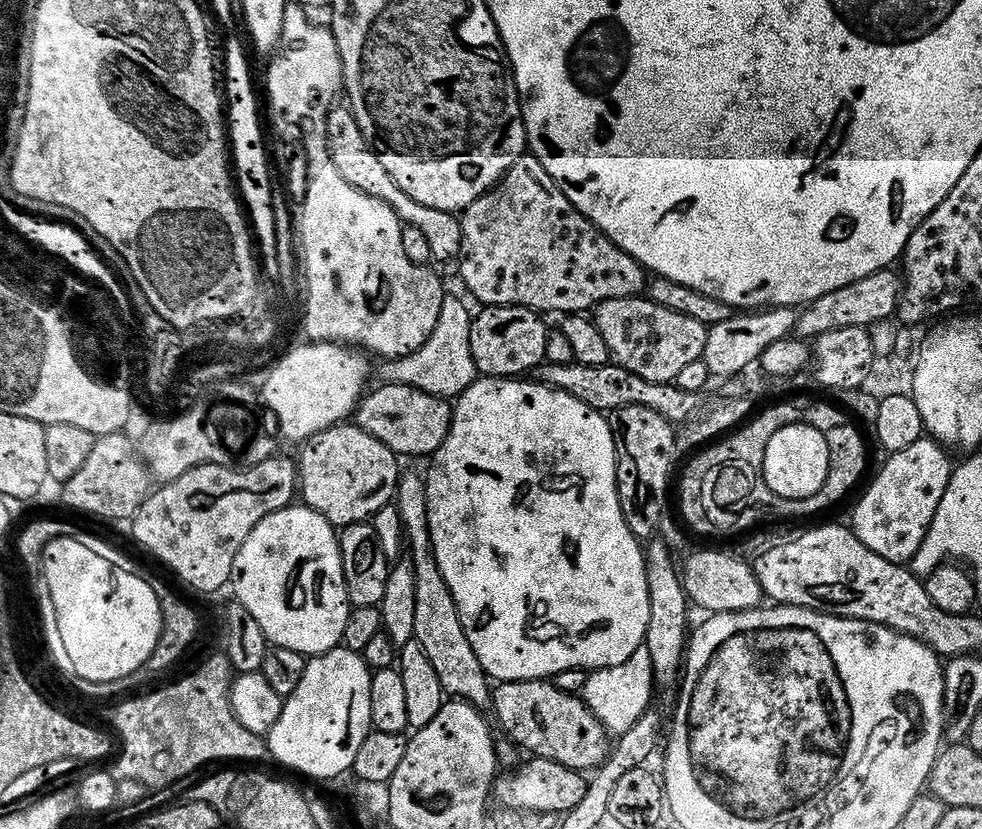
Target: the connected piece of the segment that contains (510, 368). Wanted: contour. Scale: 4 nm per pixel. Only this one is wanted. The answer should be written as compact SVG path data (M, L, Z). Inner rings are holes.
M488 306L483 311L472 321L472 352L477 373L520 378L549 359L548 328L541 313L515 306Z

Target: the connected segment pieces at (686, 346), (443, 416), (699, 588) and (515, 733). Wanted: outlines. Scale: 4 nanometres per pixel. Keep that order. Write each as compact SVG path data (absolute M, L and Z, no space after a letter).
M627 296L607 300L595 309L594 319L606 338L609 357L652 384L679 381L682 370L686 370L690 362L701 360L706 350L709 325L684 312L670 310L651 298Z
M388 382L382 387L385 388L373 387L361 399L354 416L355 423L382 441L397 457L431 457L448 437L453 405L441 396L434 396L410 385Z
M708 548L705 552L696 552L685 564L682 564L684 588L688 599L700 608L709 608L709 613L750 612L765 603L764 588L755 567L728 552L715 552Z
M509 680L495 689L496 716L521 749L541 760L556 760L568 768L599 769L608 758L610 733L587 703L563 692L548 680Z

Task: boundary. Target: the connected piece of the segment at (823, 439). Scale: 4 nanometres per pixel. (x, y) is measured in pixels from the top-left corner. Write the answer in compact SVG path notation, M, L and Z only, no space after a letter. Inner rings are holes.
M806 423L788 424L780 428L764 451L766 486L770 486L773 497L781 496L784 502L805 500L822 491L831 465L832 455L827 435Z

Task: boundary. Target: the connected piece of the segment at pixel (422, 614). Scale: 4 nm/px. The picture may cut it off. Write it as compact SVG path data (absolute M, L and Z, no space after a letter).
M445 602L437 616L427 616L426 611L420 610L414 618L415 643L426 650L434 670L438 670L438 678L442 682L445 693L456 698L465 698L469 703L484 706L489 703L490 677L485 672L482 662L474 654L472 643L468 640L468 633L464 631L460 615L456 613L456 606Z

